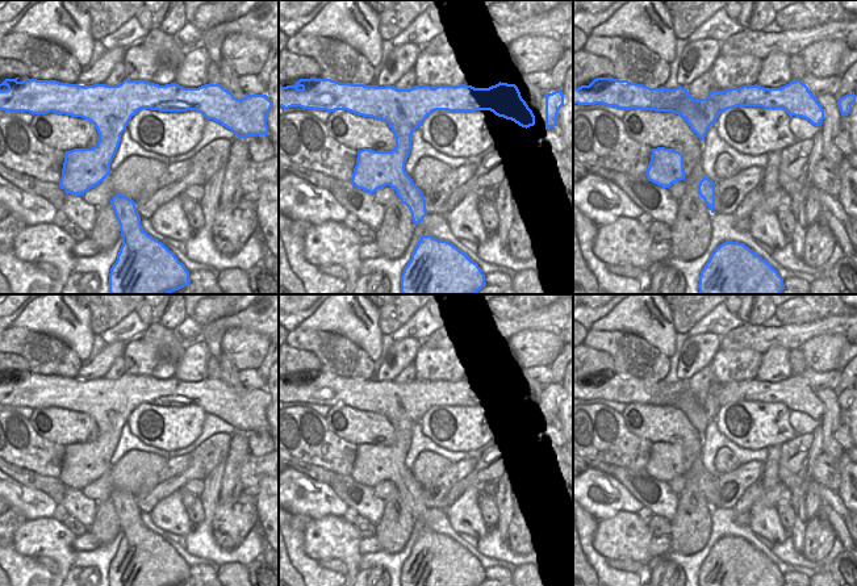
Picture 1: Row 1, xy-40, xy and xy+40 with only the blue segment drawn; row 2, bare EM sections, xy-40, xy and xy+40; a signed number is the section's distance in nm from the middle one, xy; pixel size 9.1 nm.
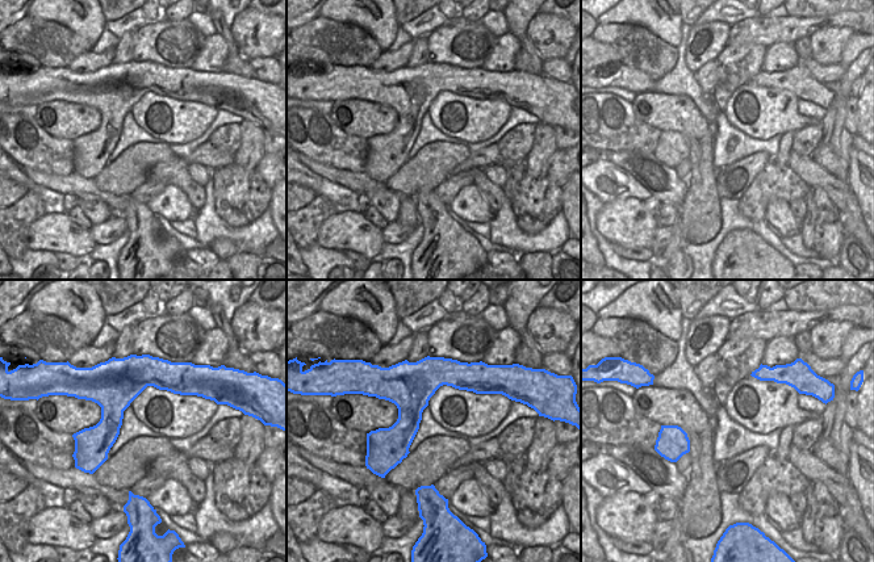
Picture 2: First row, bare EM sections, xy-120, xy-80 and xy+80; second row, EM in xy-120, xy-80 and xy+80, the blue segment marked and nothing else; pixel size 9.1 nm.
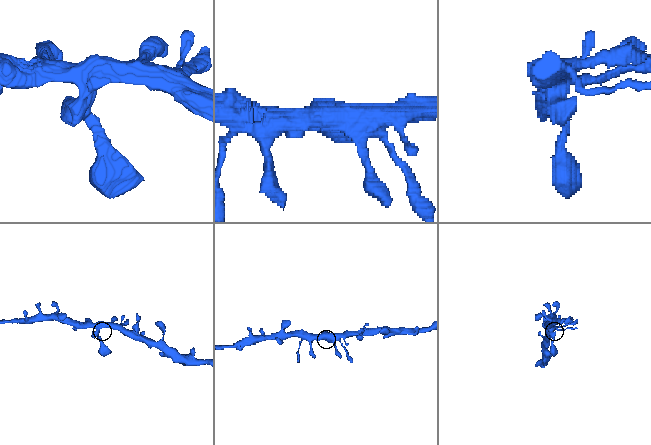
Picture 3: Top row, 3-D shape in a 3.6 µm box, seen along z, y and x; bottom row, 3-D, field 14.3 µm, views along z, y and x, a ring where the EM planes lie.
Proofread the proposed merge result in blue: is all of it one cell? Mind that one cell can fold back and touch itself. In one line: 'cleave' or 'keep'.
keep

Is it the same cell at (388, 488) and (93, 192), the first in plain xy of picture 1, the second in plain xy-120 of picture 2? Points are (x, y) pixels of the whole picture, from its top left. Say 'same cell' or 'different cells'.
different cells

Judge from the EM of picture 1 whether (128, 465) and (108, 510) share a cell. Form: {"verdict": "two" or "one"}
{"verdict": "two"}

